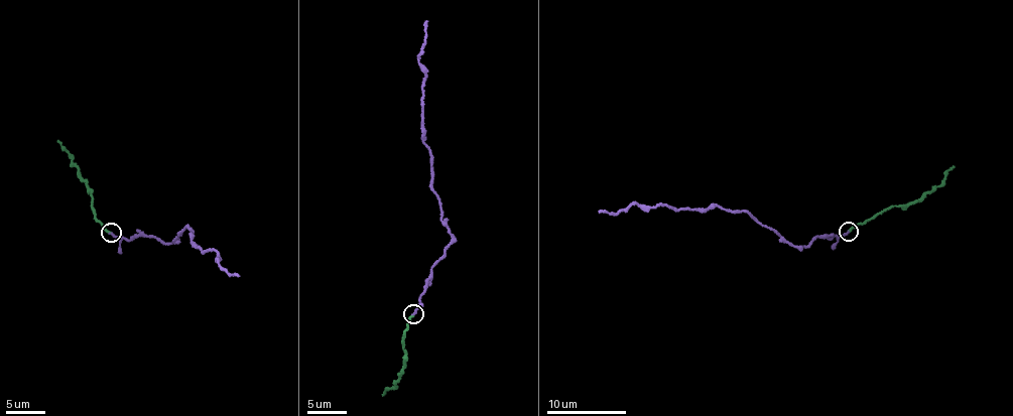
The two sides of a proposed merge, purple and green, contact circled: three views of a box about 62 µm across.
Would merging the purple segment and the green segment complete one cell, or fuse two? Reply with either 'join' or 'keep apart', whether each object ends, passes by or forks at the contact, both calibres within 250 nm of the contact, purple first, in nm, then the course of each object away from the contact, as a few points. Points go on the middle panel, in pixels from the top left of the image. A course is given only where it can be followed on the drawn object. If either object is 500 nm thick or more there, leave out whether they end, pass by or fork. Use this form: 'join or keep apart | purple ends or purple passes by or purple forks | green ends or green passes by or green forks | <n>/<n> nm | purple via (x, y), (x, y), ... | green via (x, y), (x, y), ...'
join | purple ends | green ends | 170/190 nm | purple via (413, 313), (430, 269), (451, 239), (433, 189), (431, 153), (424, 143), (425, 67), (418, 58), (426, 20) | green via (413, 313), (405, 336), (402, 374), (395, 387), (382, 395)

